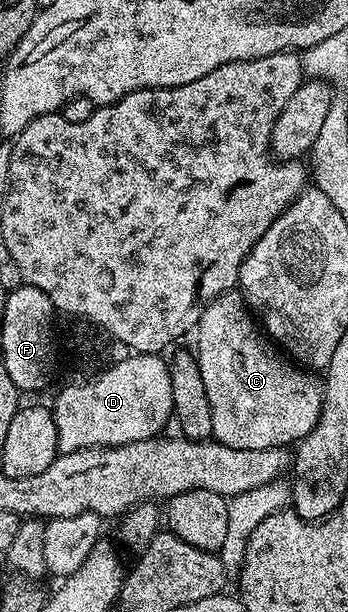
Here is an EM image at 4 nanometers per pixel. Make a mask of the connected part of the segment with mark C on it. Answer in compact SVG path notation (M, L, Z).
M241 291L225 292L207 303L197 336L200 374L212 402L213 439L219 444L236 450L284 448L297 445L316 426L322 413L323 381L287 359L263 335Z

